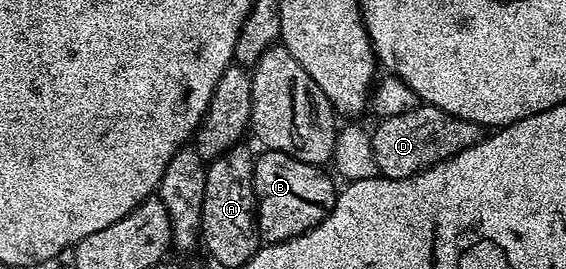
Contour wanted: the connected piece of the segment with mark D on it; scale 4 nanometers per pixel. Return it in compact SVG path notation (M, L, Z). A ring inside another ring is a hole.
M421 104L414 112L402 116L379 119L375 124L376 130L371 131L372 155L377 171L386 178L409 178L443 158L453 158L458 152L478 144L482 137L482 128L478 124L427 104Z

